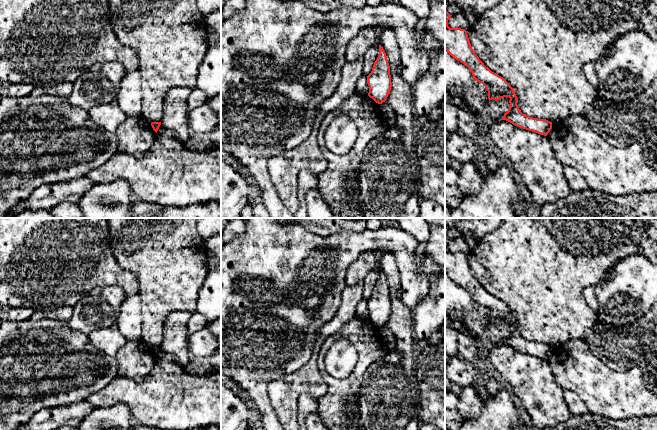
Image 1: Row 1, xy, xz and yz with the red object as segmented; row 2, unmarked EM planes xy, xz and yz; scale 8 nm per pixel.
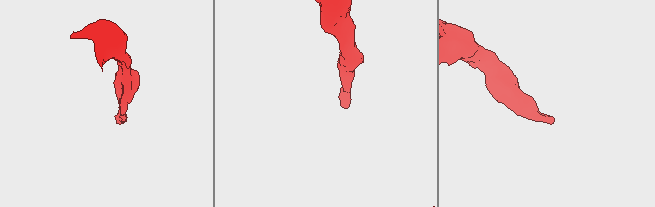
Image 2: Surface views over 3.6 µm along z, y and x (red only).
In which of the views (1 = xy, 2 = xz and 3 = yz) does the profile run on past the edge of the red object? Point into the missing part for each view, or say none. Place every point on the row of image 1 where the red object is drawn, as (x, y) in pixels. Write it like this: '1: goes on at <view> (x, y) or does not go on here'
1: does not go on here
2: does not go on here
3: does not go on here

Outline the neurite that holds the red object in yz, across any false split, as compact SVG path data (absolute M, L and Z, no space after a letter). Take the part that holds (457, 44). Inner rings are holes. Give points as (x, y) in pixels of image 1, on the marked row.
M445 10L445 50L456 60L463 63L472 72L473 78L482 83L488 91L488 99L499 100L509 97L510 107L501 120L513 125L547 136L552 129L552 122L527 116L521 112L517 96L511 85L501 76L492 72L475 54L468 38L468 31L461 28L450 28L450 15Z

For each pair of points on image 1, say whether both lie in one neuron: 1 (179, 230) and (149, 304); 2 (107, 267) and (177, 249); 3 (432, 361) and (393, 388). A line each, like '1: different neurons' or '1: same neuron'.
1: same neuron
2: different neurons
3: different neurons

